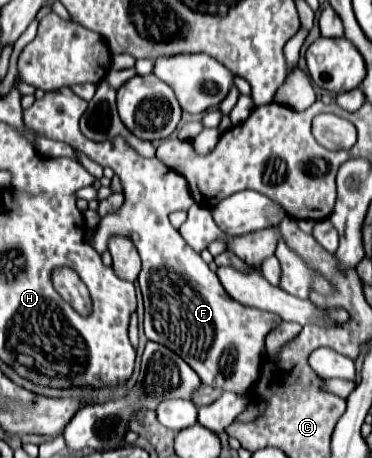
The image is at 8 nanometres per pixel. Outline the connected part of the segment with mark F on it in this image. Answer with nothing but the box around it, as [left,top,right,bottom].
[25,87,281,395]

